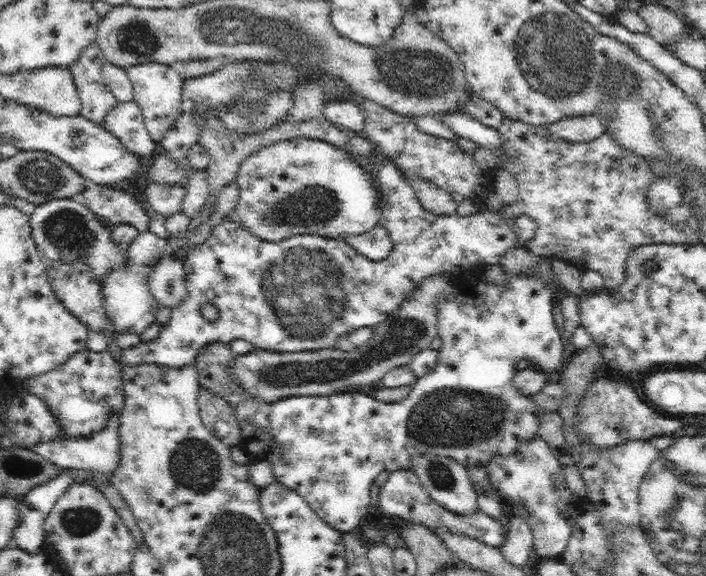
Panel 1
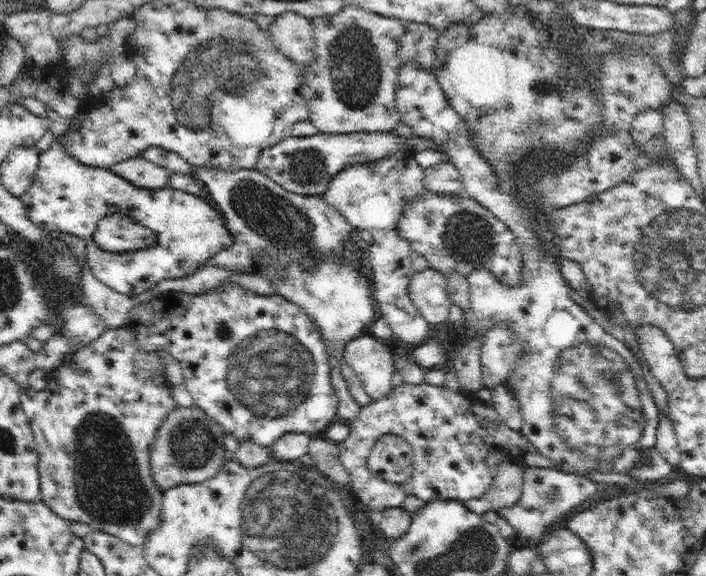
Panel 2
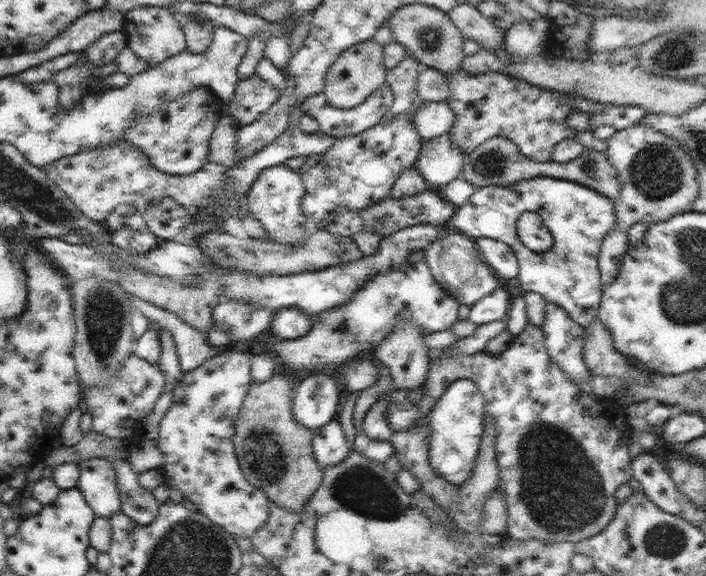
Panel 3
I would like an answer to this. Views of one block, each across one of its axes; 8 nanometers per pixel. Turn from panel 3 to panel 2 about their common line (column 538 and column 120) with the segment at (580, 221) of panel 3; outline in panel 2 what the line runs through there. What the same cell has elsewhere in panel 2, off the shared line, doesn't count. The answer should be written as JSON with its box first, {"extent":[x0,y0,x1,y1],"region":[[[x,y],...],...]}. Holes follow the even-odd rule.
{"extent":[21,120,235,296],"region":[[[69,120],[66,132],[55,138],[49,150],[41,154],[34,182],[21,196],[21,201],[28,218],[40,228],[48,232],[67,232],[84,240],[87,263],[102,284],[120,294],[138,296],[166,278],[182,278],[196,273],[209,258],[235,242],[220,210],[204,195],[168,186],[157,189],[136,187],[110,168],[94,168],[72,159],[66,153],[64,135],[75,131],[72,120]],[[116,212],[155,232],[156,241],[141,248],[140,252],[102,250],[93,239],[97,222]]]}

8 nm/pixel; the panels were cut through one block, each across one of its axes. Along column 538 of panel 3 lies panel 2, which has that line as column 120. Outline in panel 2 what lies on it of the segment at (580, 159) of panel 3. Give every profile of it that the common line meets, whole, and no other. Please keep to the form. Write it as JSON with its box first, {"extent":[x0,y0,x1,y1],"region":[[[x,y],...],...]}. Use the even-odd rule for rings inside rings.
{"extent":[110,157,172,189],"region":[[[144,157],[123,160],[113,164],[110,169],[136,187],[149,189],[166,187],[172,173],[167,168],[154,164]]]}

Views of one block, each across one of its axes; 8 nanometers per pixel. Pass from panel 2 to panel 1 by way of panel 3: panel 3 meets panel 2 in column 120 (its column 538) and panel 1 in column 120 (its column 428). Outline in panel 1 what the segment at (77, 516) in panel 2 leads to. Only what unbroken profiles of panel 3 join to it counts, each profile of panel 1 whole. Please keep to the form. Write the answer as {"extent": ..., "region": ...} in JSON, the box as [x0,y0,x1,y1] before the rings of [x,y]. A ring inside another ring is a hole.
{"extent":[23,349,125,438],"region":[[[90,349],[73,354],[61,367],[33,376],[23,382],[23,390],[41,396],[61,425],[61,436],[78,438],[100,432],[114,412],[125,407],[122,369],[118,359],[108,349],[94,352]]]}

